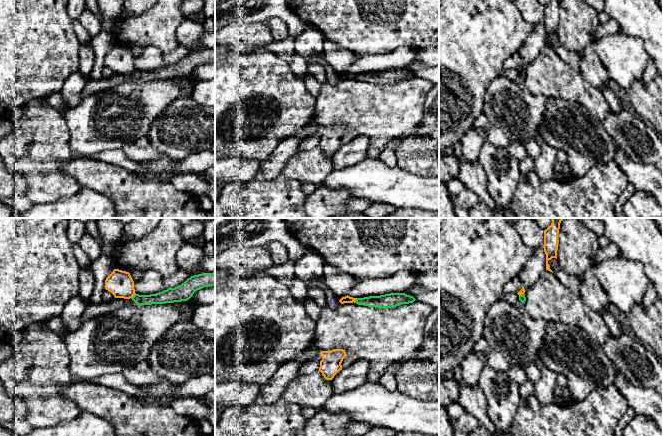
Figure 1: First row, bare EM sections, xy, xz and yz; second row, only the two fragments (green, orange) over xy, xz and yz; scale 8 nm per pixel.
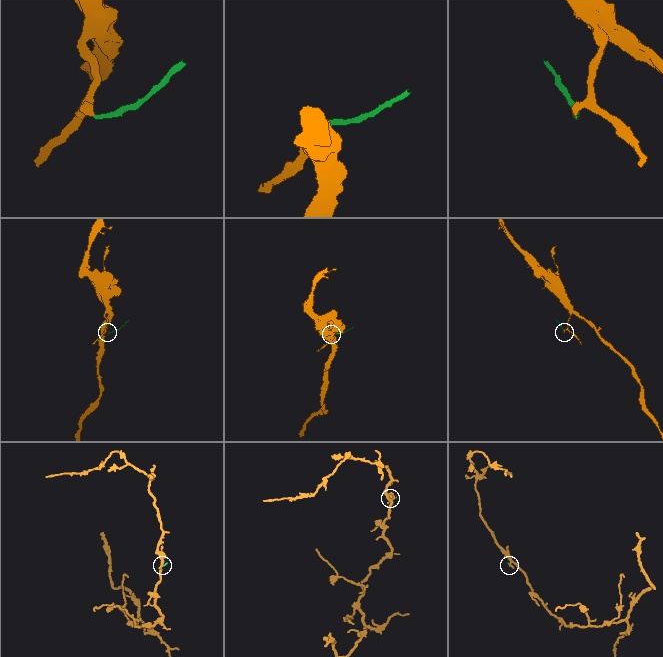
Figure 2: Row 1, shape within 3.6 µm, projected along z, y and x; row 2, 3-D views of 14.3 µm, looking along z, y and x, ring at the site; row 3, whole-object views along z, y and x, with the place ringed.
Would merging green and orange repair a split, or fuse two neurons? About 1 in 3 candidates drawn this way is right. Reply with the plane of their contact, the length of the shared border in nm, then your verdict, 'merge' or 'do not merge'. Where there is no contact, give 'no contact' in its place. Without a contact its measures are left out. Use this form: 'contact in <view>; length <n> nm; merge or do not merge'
contact in xy; length 60 nm; do not merge

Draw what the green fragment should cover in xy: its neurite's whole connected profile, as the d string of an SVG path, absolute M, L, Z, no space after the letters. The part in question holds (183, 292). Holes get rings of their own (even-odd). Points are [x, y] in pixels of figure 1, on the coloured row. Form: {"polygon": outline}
{"polygon": "M202 273L191 276L175 288L168 288L156 294L135 294L130 299L114 298L111 302L90 304L82 314L81 322L83 323L91 318L109 314L124 307L187 301L197 290L210 286L215 286L215 273Z"}

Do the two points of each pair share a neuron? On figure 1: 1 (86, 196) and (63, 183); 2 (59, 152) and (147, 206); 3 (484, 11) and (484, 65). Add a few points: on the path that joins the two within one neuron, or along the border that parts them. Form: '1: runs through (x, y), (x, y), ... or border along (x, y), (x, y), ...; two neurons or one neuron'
1: border along (82, 187), (75, 194), (56, 200); two neurons
2: border along (73, 155), (61, 161), (59, 166), (76, 181); two neurons
3: runs through (484, 24), (484, 52); one neuron

